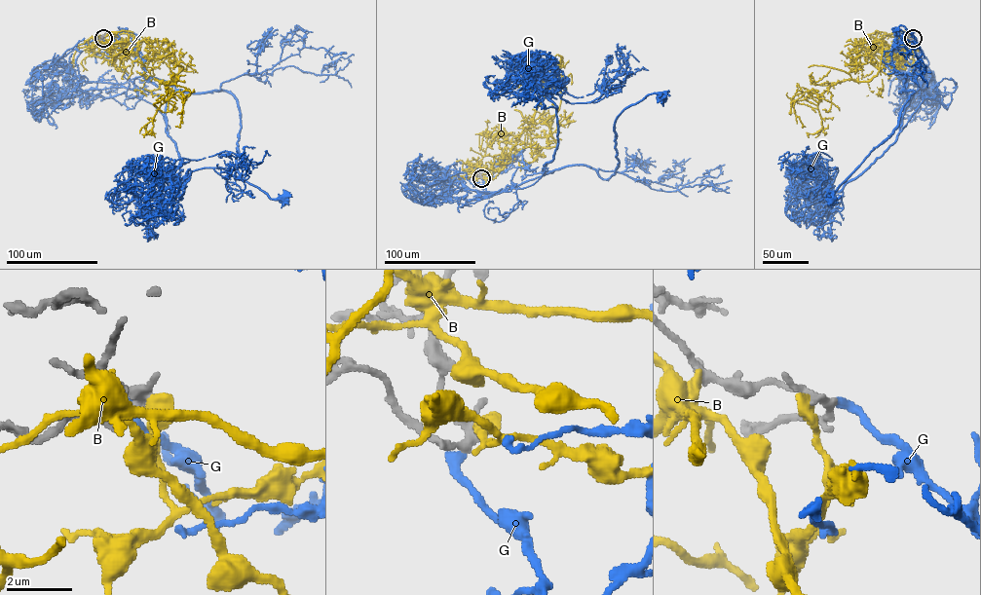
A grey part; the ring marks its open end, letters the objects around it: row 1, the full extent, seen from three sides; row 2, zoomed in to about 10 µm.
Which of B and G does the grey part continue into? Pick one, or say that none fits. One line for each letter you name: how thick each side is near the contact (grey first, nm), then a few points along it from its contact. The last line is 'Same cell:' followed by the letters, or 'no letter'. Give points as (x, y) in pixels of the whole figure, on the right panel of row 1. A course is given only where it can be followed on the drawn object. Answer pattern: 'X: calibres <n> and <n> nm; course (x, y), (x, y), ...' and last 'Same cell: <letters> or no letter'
G: calibres 220 and 320 nm; course (913, 38), (928, 63), (921, 87), (910, 99), (899, 92), (914, 92), (898, 127), (830, 199)
Same cell: G

